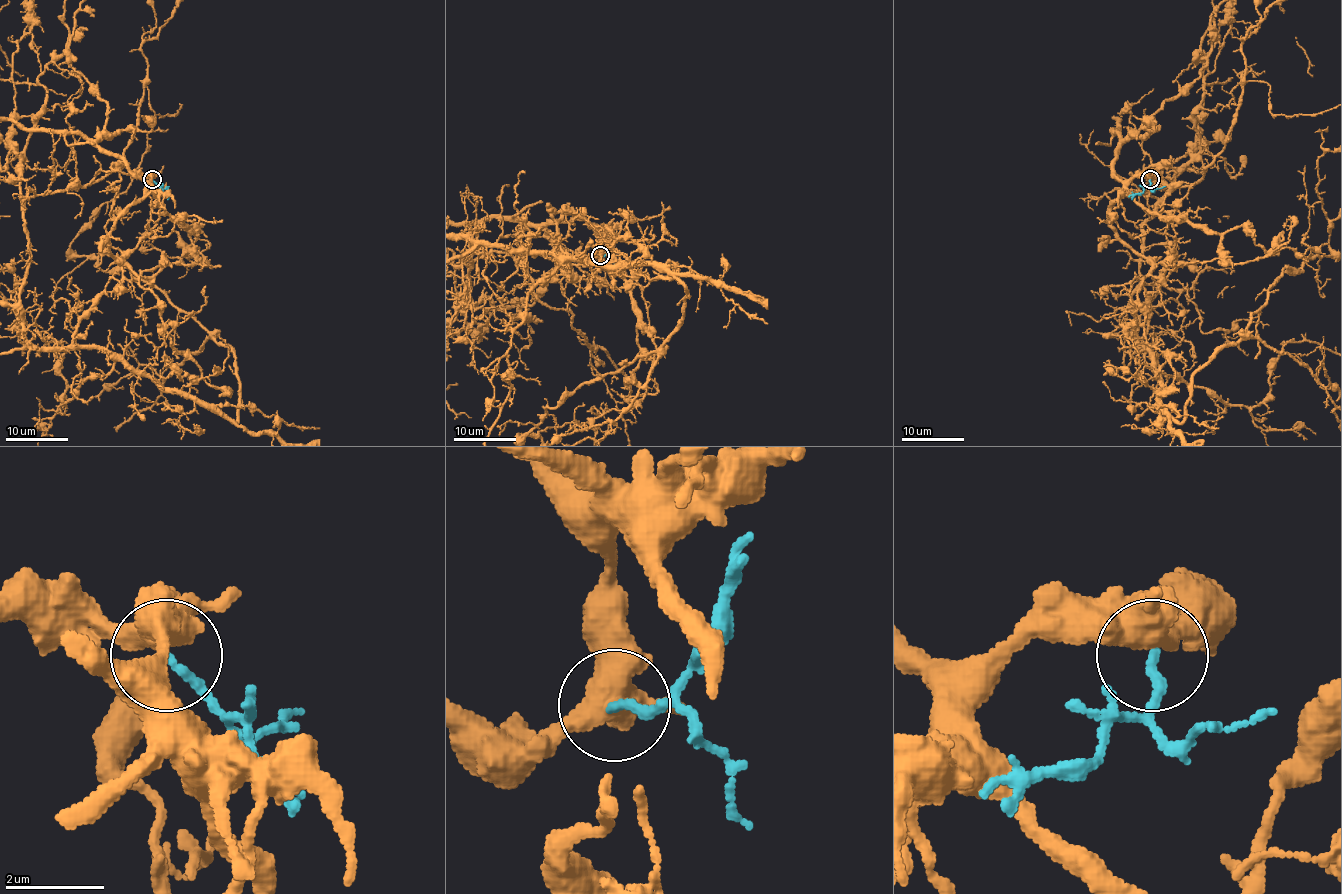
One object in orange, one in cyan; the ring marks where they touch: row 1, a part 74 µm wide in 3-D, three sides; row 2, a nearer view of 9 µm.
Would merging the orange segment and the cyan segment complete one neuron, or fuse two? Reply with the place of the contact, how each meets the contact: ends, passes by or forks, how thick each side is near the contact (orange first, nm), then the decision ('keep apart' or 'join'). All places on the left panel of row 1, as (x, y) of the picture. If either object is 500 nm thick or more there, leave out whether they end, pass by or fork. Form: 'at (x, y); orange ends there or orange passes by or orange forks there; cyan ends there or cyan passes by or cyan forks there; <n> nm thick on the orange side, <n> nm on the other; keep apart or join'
at (152, 179); orange forks there; cyan ends there; 460 nm thick on the orange side, 190 nm on the other; keep apart

